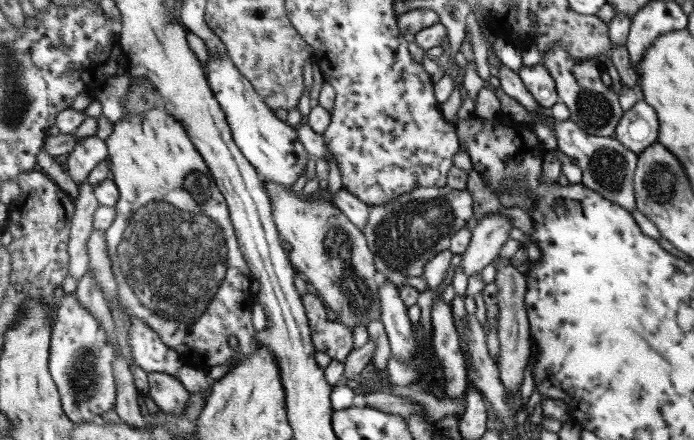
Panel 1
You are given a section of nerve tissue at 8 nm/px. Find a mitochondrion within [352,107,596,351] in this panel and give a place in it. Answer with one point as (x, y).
(413, 230)

